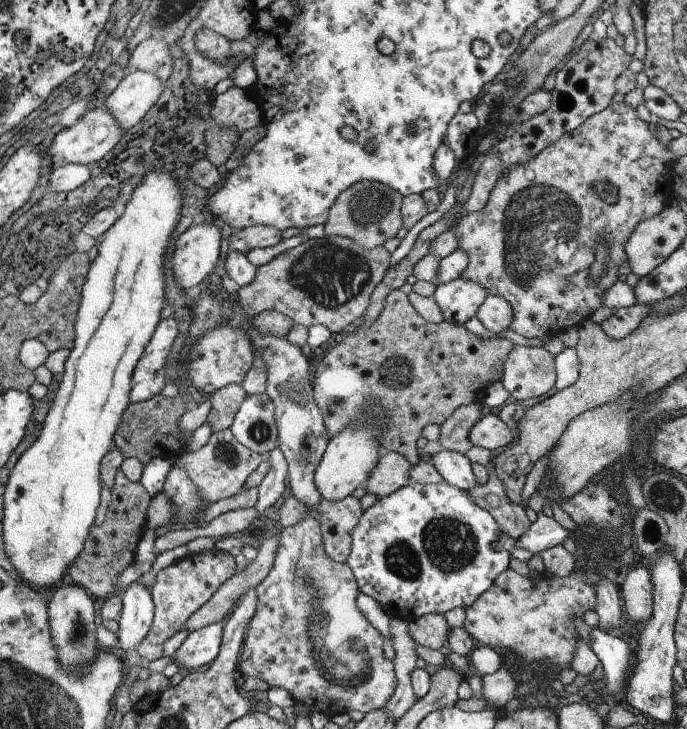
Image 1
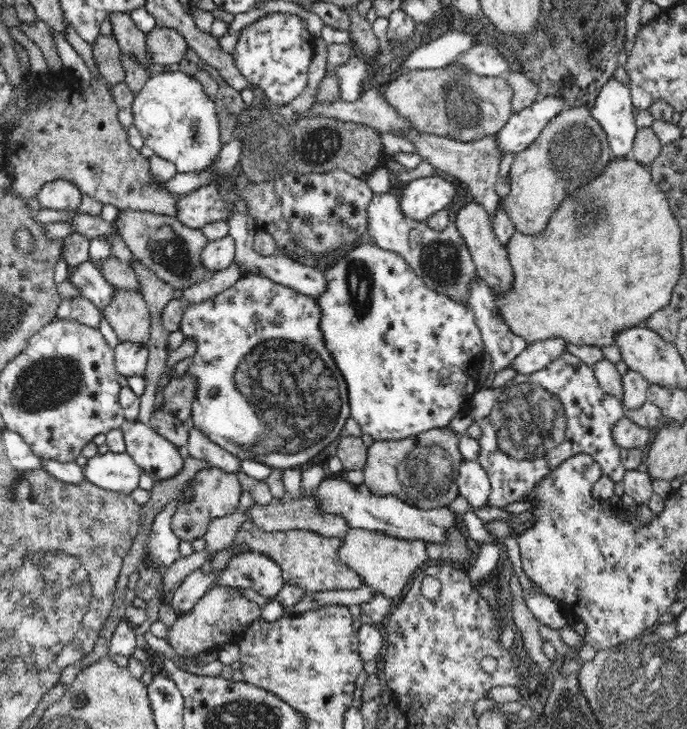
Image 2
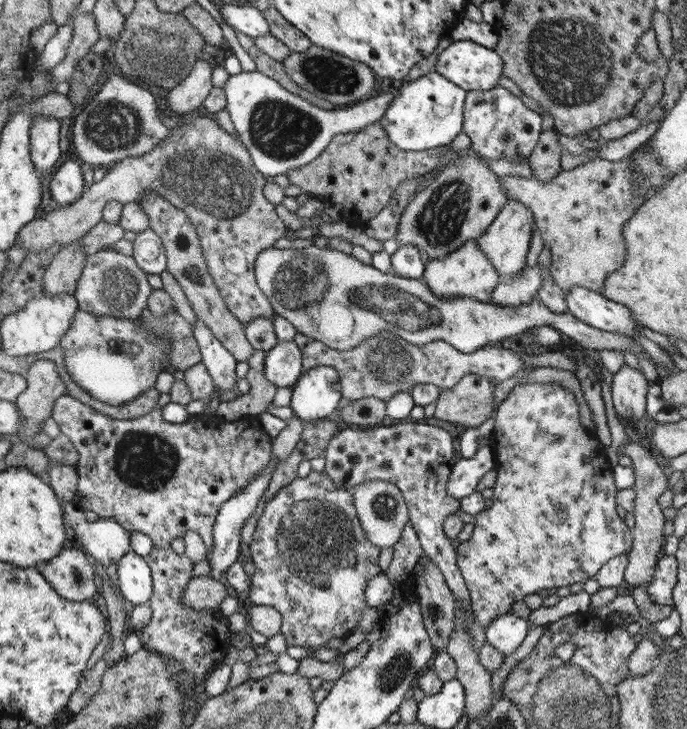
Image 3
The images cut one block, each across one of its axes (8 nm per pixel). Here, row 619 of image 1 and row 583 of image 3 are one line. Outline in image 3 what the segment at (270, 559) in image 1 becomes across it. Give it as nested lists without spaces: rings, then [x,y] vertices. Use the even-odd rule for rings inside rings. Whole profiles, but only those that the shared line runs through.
[[[203,576],[203,578],[193,578],[187,584],[183,600],[191,608],[211,610],[211,608],[219,608],[221,600],[229,594],[231,594],[231,590],[227,586],[223,586],[219,580],[215,580],[211,576]]]

